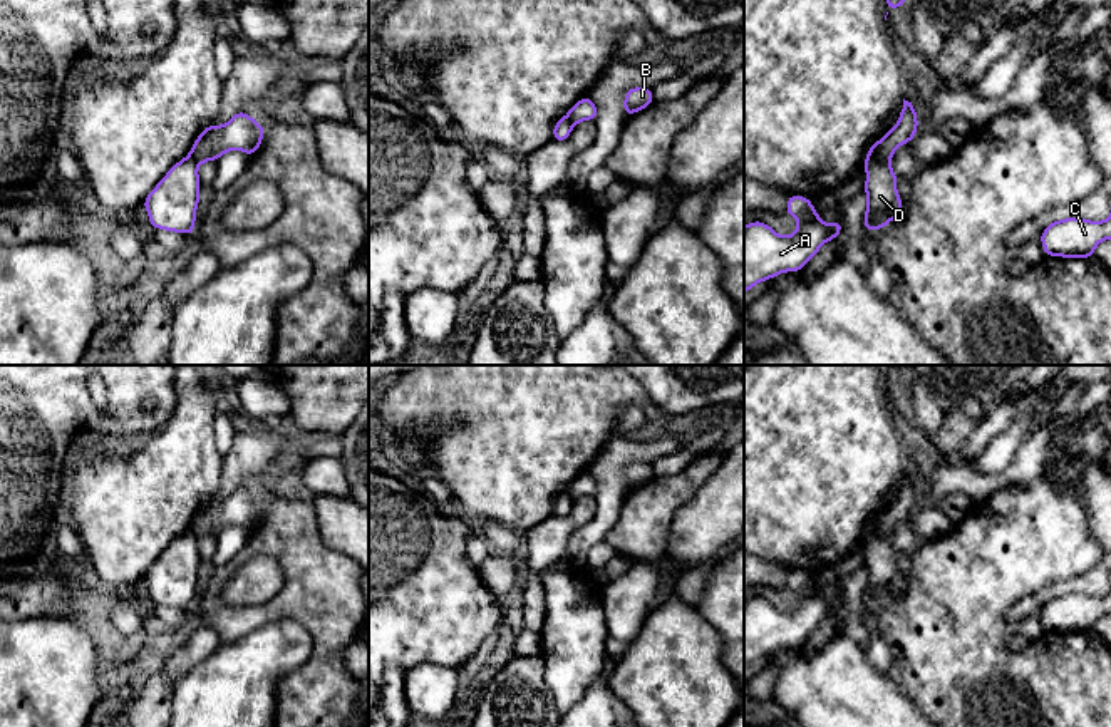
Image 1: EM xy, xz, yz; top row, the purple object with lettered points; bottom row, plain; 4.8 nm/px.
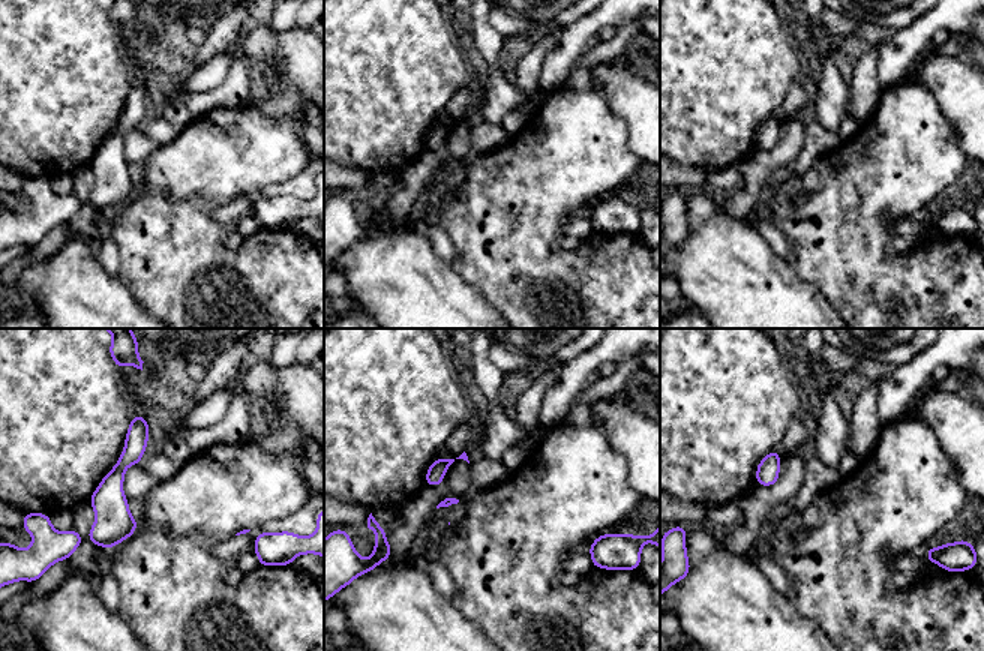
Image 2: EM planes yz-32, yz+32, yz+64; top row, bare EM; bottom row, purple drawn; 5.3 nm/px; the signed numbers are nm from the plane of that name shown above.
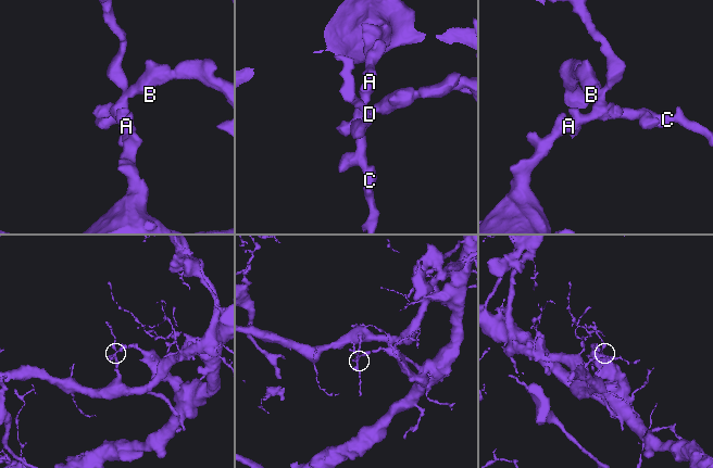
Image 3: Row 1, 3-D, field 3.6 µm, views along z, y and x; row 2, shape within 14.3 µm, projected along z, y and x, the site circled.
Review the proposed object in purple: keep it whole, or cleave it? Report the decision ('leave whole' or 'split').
split

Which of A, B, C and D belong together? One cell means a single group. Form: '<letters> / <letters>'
A C D / B

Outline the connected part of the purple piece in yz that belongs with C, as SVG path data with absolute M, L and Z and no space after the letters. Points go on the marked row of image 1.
M1111 216L1104 221L1066 218L1052 221L1039 236L1046 256L1093 258L1103 240L1111 240Z

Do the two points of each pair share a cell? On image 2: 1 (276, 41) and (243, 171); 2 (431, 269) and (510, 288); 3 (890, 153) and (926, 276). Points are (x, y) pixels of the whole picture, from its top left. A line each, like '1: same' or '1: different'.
1: different
2: different
3: same

